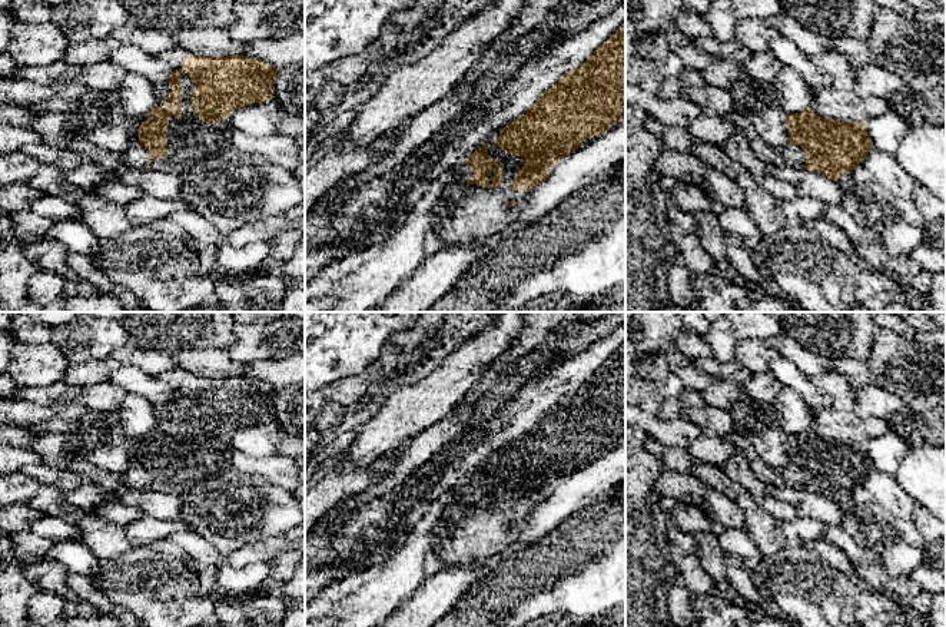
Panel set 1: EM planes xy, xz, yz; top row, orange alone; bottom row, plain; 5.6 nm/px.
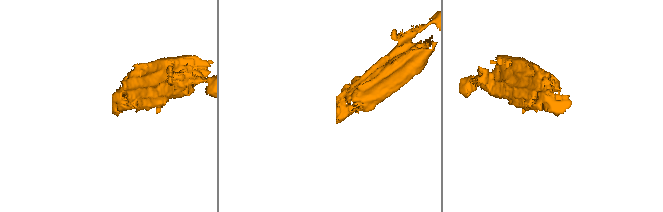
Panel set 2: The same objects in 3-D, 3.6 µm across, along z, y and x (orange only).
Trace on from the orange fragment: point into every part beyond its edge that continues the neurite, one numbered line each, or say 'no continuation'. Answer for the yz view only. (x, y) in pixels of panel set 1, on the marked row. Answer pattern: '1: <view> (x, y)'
1: yz (793, 155)

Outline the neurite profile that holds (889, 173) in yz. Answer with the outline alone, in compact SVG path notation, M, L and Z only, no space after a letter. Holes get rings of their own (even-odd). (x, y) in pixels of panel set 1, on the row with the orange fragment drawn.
M874 145L864 162L859 163L852 173L842 175L839 183L844 185L850 179L874 185L879 183L887 192L910 199L913 199L917 185L896 162L893 155L879 150Z

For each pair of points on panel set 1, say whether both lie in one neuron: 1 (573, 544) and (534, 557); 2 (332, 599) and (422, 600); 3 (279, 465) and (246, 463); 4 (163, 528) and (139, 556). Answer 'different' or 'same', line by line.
1: same
2: different
3: same
4: different

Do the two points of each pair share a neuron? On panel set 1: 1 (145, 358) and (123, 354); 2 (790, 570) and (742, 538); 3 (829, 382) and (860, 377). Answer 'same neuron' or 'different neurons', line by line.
1: same neuron
2: different neurons
3: different neurons

